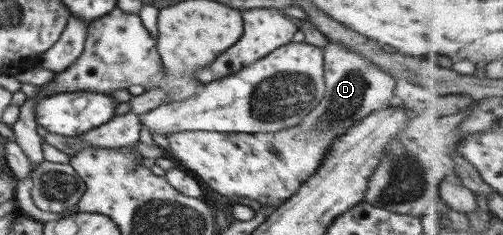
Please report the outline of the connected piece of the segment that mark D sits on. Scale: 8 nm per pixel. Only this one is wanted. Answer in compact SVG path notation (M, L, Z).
M332 42L322 50L325 93L298 124L274 133L185 131L166 134L172 156L194 174L198 182L204 182L226 198L241 196L261 205L280 206L314 174L337 136L346 133L360 118L393 103L394 79L376 64Z

